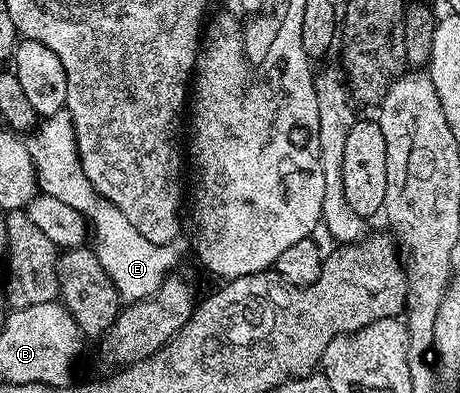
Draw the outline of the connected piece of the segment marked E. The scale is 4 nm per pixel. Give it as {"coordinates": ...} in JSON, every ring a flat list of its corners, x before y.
{"coordinates":[[66,107,53,116,44,118,28,134,26,143,29,155,34,161,36,184,40,192,61,200,86,218,93,241,95,237,93,248,98,255,98,261,105,268,106,274,113,279,120,298,130,303,154,296,168,275,176,270,173,268,190,252,188,238,186,241,186,236,180,235,168,244,150,243,117,207,100,196,81,167,73,119]]}

